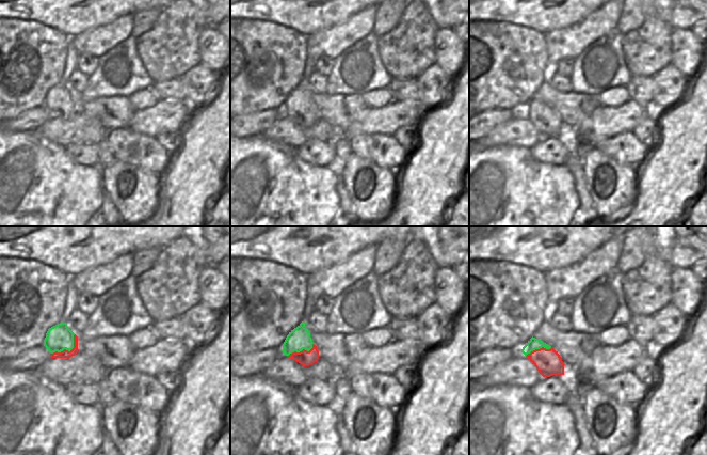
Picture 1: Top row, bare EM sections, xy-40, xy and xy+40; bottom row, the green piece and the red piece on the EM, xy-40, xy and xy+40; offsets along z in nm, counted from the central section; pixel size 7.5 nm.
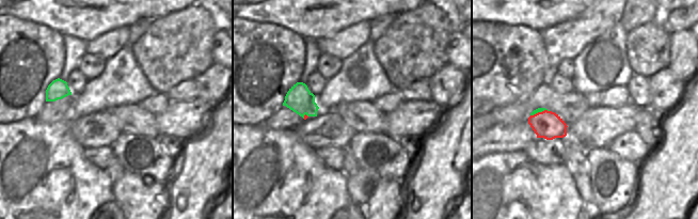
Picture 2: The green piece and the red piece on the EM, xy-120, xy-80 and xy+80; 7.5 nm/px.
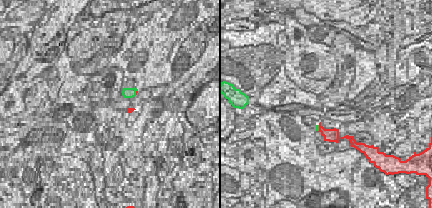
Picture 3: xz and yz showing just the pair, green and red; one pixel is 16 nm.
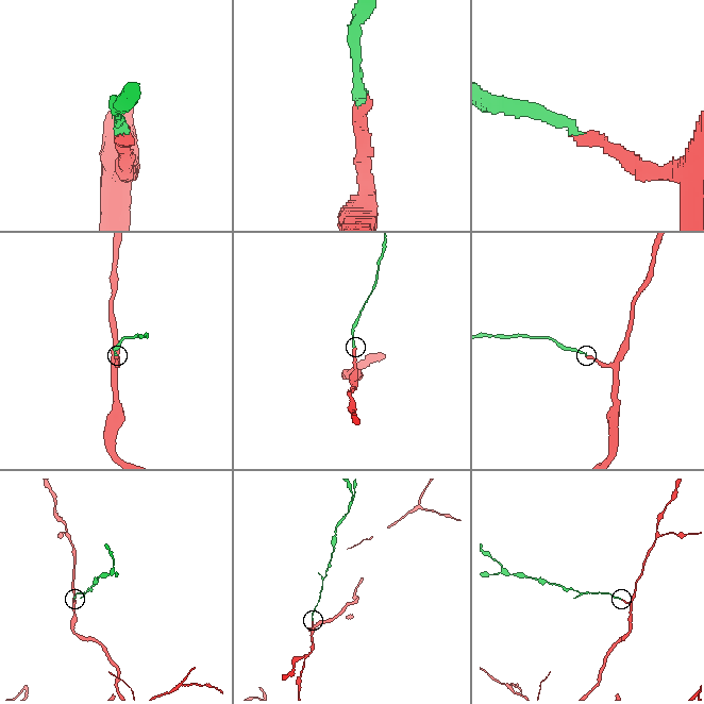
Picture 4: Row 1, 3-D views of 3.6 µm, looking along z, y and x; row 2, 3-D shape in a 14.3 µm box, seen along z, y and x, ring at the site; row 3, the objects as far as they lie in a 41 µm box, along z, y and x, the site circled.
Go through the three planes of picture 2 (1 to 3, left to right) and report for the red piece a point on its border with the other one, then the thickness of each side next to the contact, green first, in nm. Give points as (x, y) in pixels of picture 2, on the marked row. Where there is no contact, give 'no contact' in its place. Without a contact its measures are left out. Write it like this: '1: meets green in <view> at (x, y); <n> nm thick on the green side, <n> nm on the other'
1: no contact
2: meets green in xy-80 at (304, 114); 200 nm thick on the green side, 30 nm on the other
3: meets green in xy+80 at (539, 111); 30 nm thick on the green side, 200 nm on the other

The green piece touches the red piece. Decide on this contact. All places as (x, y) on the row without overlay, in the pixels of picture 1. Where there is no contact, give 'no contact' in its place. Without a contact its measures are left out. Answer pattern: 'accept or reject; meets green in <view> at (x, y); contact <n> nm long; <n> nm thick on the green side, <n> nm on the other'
accept; meets green in xy-40 at (67, 110); contact 240 nm long; 190 nm thick on the green side, 60 nm on the other

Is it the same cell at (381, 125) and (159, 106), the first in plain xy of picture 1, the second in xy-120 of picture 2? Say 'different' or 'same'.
different

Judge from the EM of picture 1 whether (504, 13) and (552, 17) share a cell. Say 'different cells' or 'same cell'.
same cell

